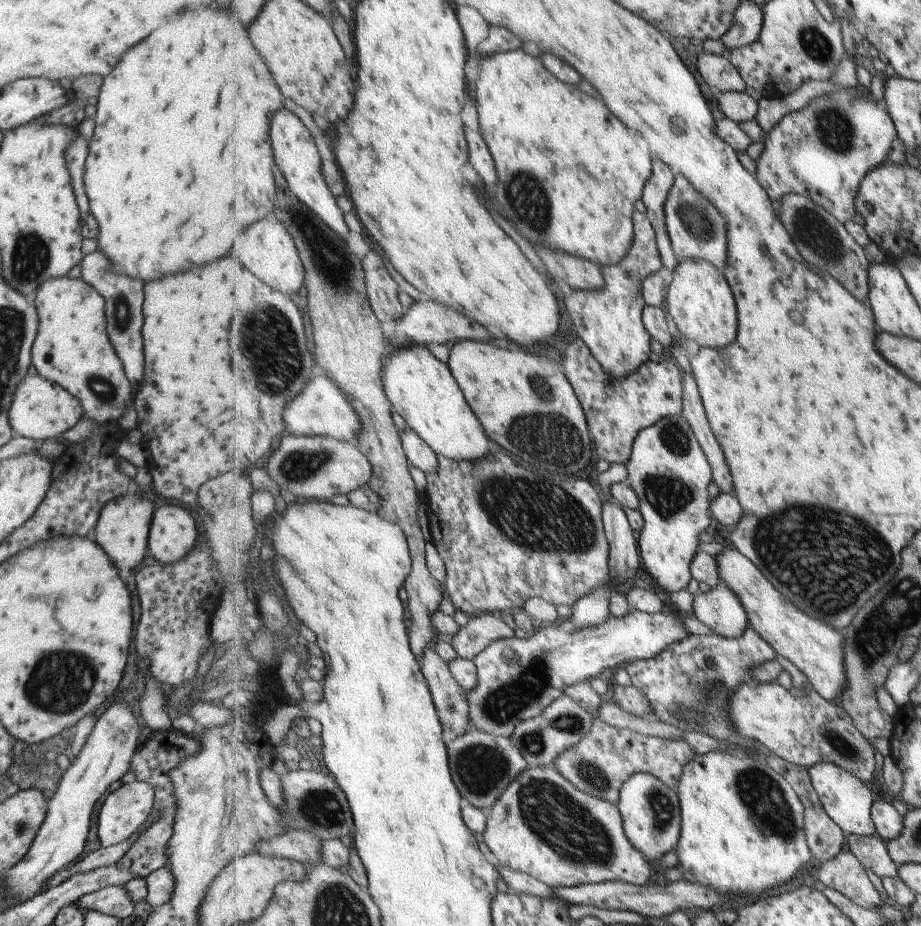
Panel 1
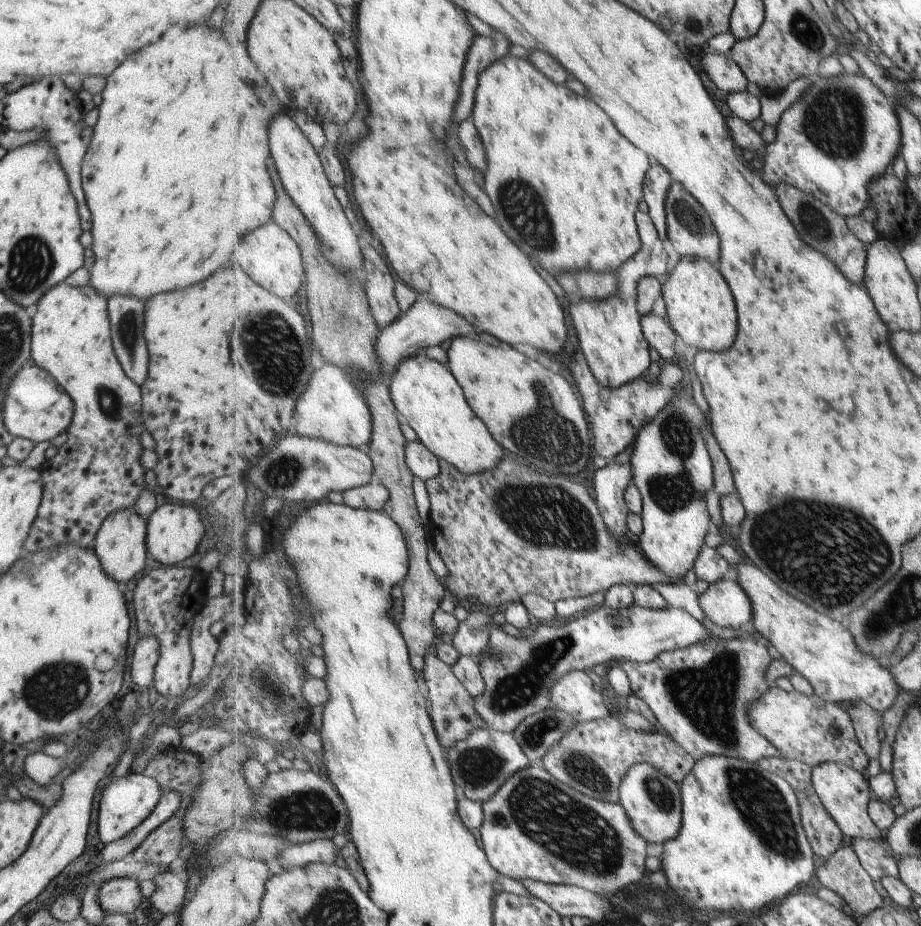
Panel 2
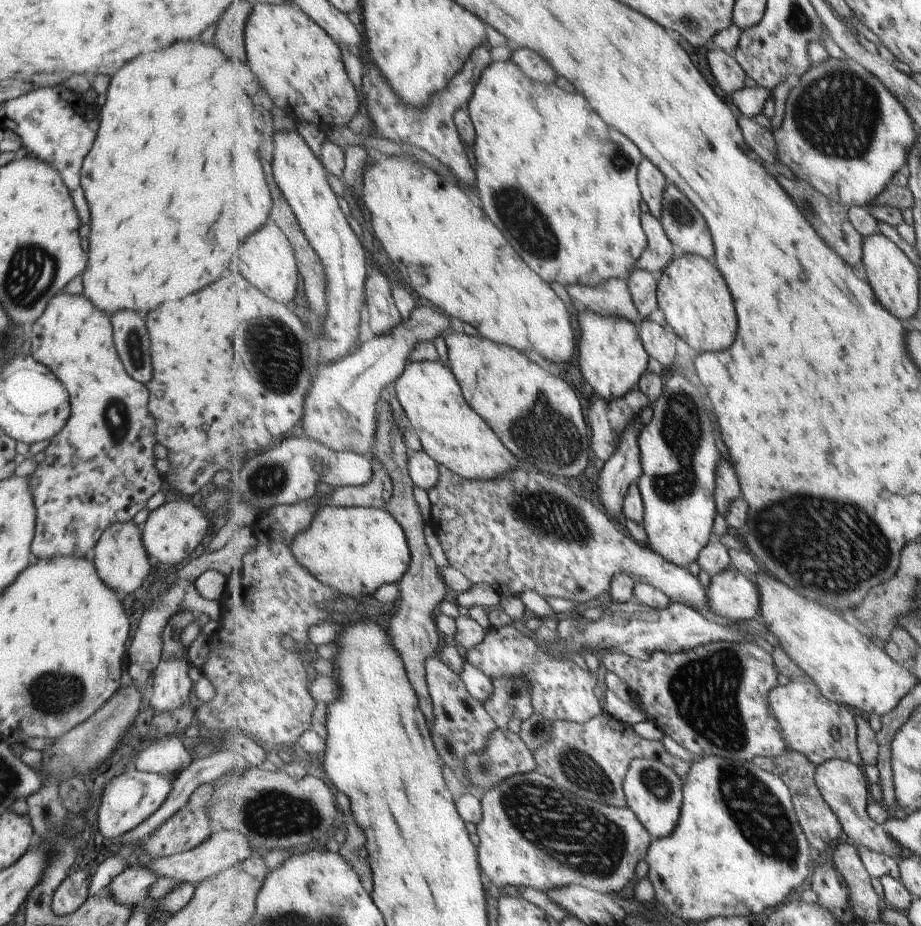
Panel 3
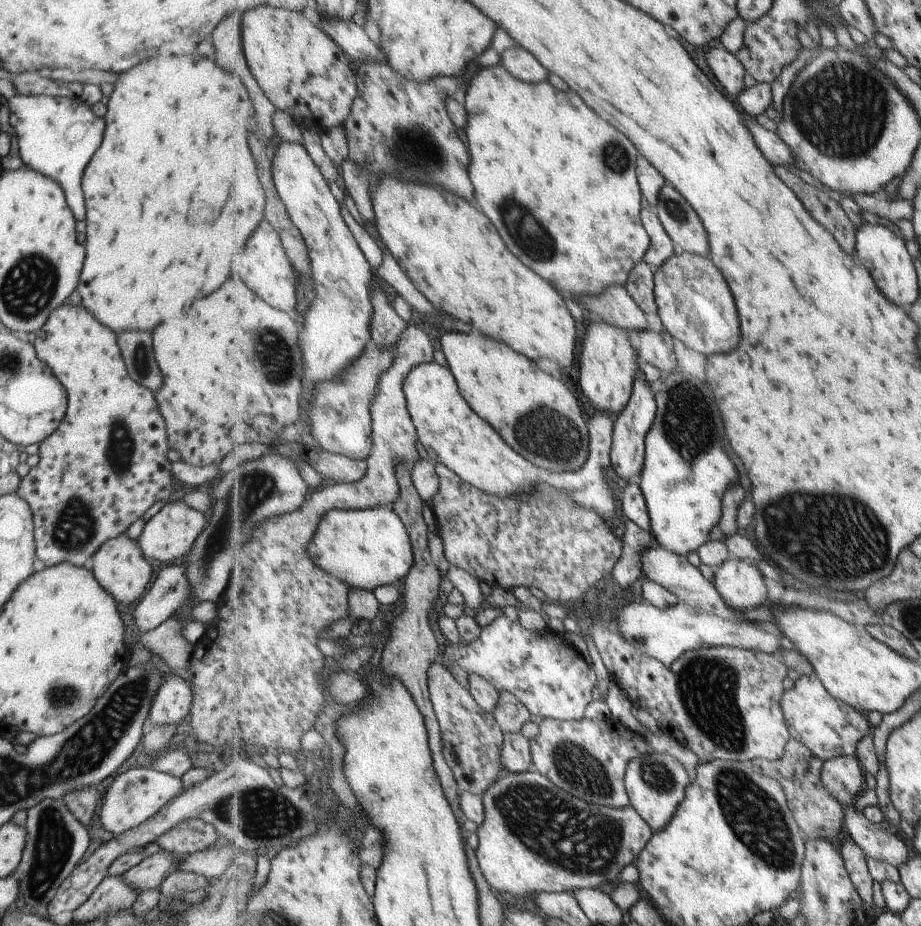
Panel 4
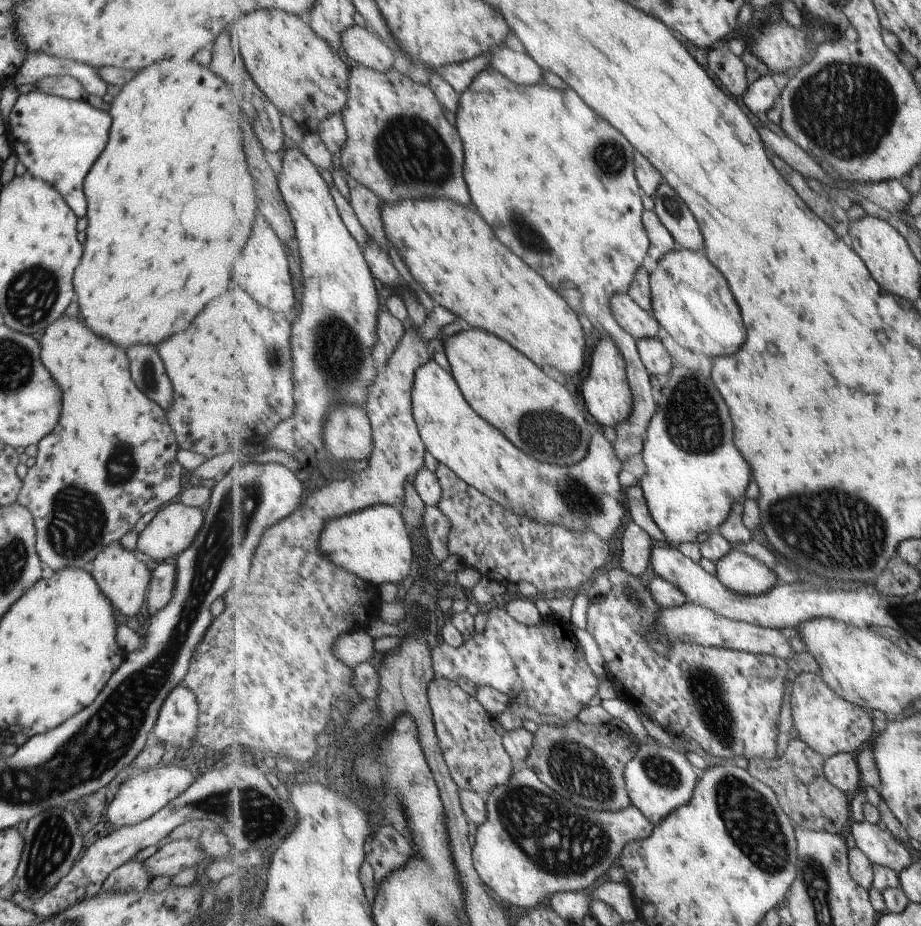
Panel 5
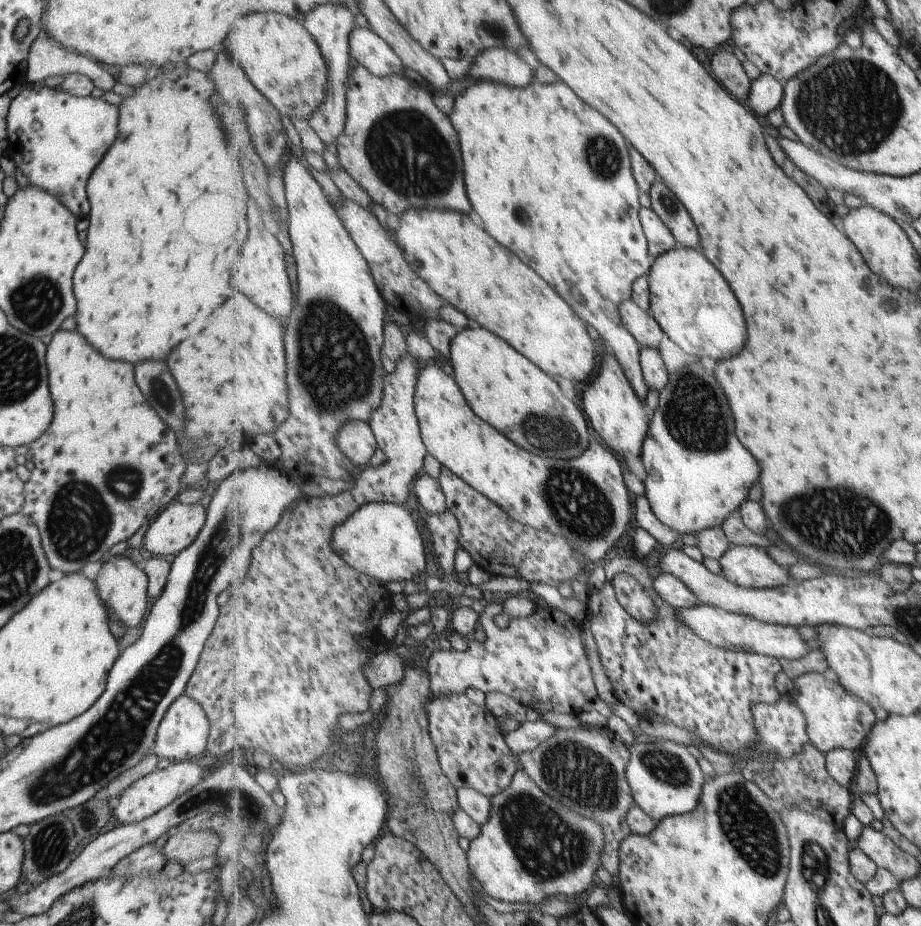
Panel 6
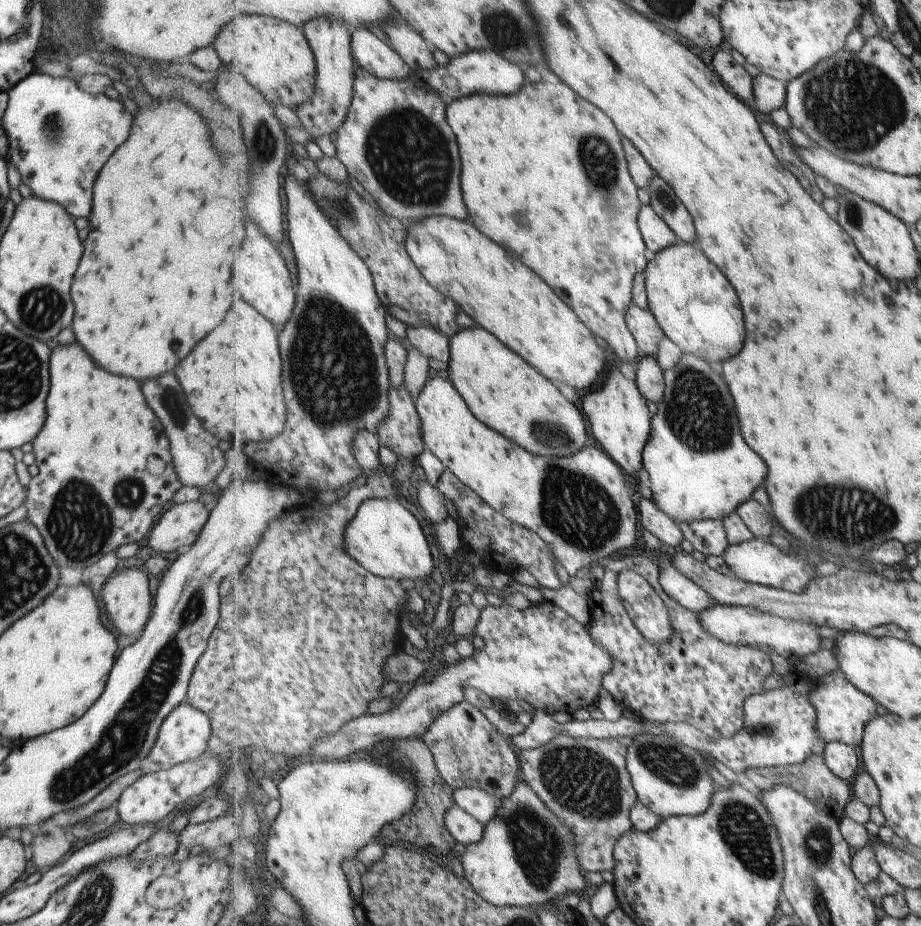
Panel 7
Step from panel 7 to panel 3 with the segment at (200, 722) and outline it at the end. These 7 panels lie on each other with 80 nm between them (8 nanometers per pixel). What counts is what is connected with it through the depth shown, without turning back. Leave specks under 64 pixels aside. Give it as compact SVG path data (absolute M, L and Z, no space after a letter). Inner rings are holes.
M185 657L161 659L152 673L152 692L148 700L153 716L181 707L190 701L190 688L197 681Z

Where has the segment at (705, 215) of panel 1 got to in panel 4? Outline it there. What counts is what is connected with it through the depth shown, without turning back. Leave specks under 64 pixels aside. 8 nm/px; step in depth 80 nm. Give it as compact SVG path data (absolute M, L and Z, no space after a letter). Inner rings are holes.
M667 184L662 188L655 211L662 219L670 237L674 239L674 243L679 244L683 251L703 256L711 254L707 230L701 218L675 186Z

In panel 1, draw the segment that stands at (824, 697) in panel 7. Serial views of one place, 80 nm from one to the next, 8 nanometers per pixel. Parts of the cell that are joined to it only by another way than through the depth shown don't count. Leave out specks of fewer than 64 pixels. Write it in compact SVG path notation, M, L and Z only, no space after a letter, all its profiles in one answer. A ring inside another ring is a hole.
M777 681L739 686L729 708L735 730L739 730L745 738L765 744L774 755L786 762L809 770L821 762L831 762L874 787L880 779L875 762L876 750L859 732L854 719L840 702L826 701L814 690L804 696L793 694L793 690L787 690Z

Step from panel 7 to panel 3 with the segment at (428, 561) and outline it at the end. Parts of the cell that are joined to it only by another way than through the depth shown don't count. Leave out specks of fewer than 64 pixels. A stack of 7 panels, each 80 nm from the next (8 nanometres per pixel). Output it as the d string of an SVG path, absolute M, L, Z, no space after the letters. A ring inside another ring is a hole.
M329 503L319 506L311 524L293 539L290 548L294 557L314 577L349 599L361 599L364 596L374 598L374 594L383 585L399 583L410 569L412 557L410 543L402 523L387 508L339 506Z

